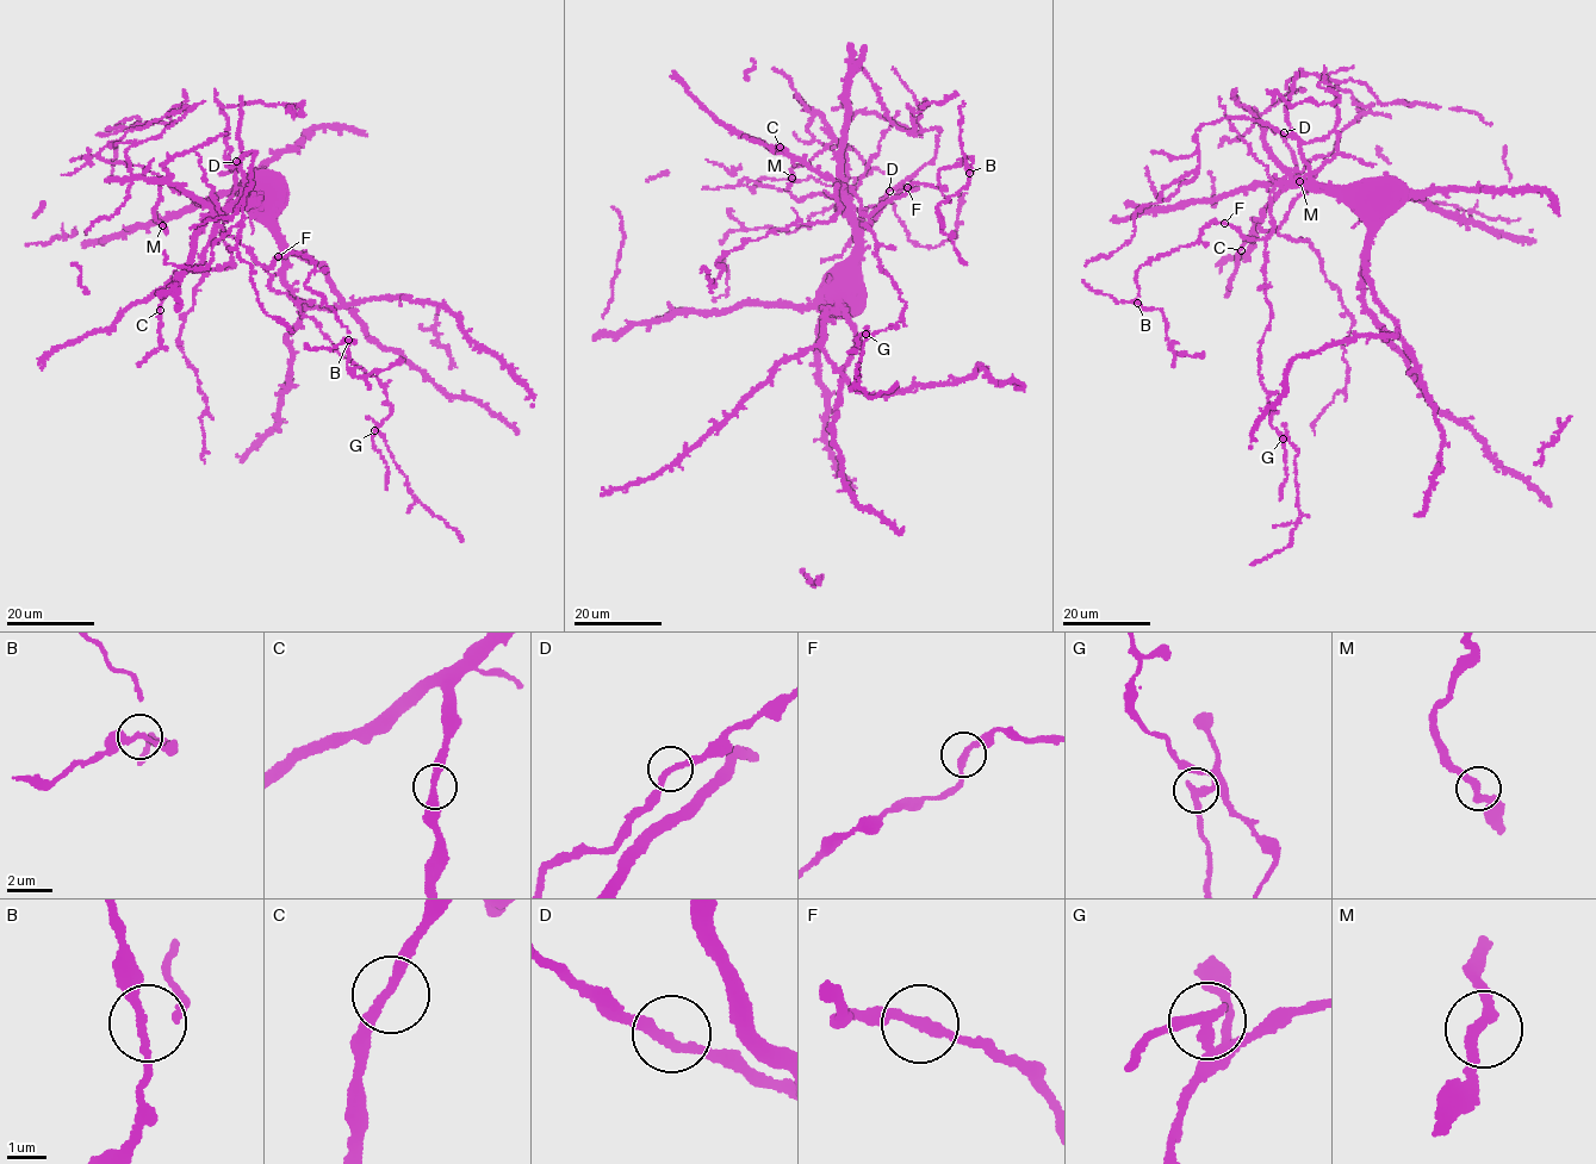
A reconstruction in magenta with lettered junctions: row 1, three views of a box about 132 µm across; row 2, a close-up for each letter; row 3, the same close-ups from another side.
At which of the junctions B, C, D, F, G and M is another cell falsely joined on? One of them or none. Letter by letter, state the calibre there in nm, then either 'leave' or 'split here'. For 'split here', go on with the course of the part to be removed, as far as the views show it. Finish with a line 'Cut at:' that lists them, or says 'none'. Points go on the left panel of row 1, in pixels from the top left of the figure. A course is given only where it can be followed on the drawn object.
B: 240 nm thick; leave
C: 280 nm thick; leave
D: 240 nm thick; leave
F: 240 nm thick; leave
G: 240 nm thick; split here; foreign part runs (374, 430), (373, 447), (387, 471), (385, 489)
M: 280 nm thick; leave
Cut at: G

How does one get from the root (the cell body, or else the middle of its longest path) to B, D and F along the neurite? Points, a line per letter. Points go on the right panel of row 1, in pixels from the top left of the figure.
B: (1353, 192), (1362, 191), (1278, 185), (1266, 241), (1213, 221), (1193, 243), (1138, 268), (1137, 303)
D: (1353, 192), (1362, 191), (1318, 184), (1310, 178), (1310, 167), (1297, 138), (1284, 132)
F: (1353, 192), (1362, 191), (1300, 181), (1278, 185), (1270, 198), (1273, 229), (1265, 241), (1248, 240), (1224, 223)

